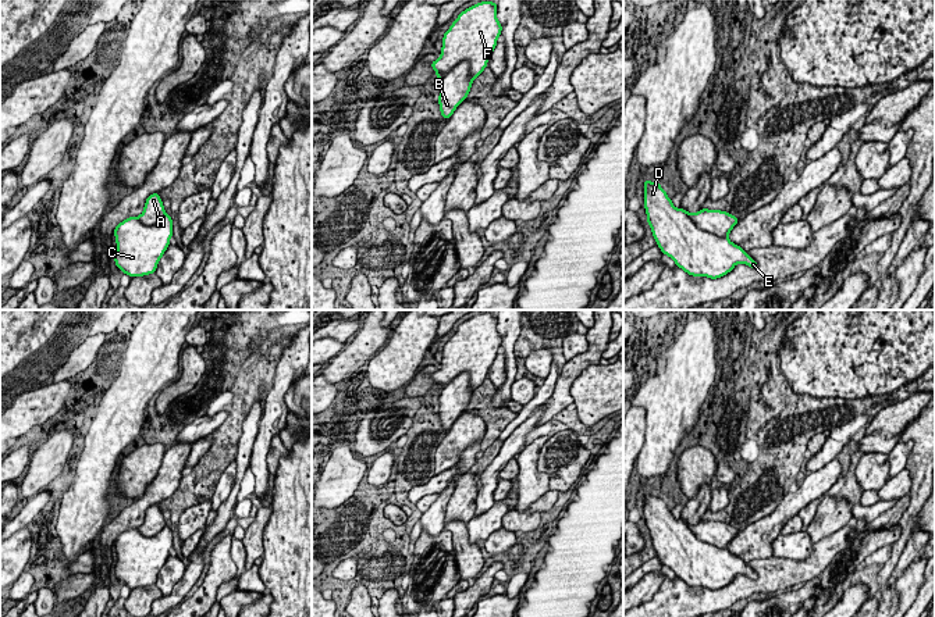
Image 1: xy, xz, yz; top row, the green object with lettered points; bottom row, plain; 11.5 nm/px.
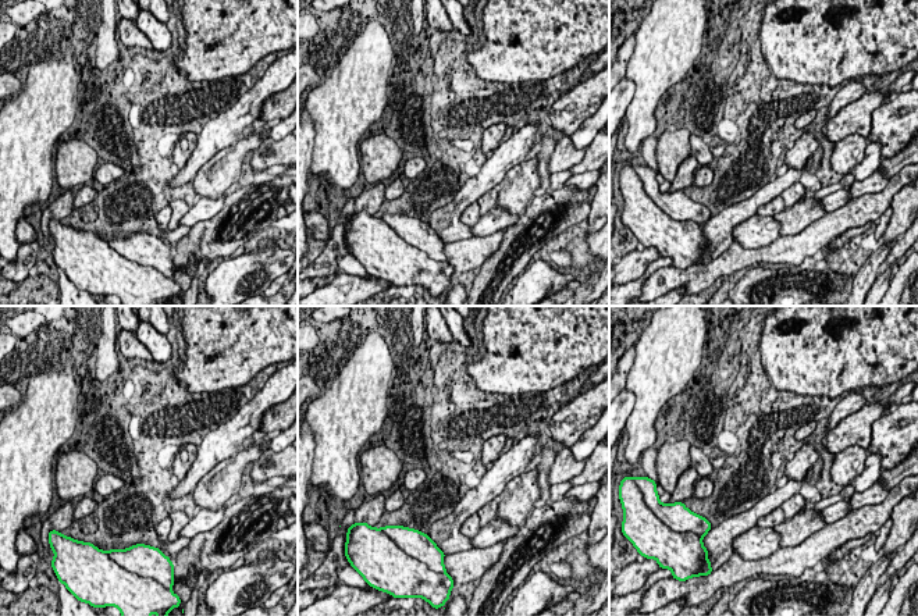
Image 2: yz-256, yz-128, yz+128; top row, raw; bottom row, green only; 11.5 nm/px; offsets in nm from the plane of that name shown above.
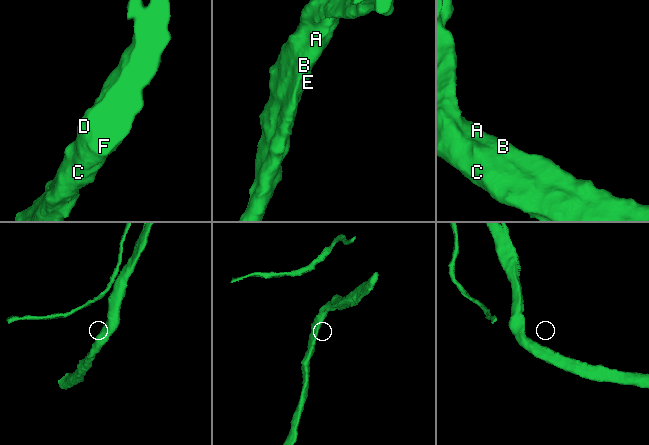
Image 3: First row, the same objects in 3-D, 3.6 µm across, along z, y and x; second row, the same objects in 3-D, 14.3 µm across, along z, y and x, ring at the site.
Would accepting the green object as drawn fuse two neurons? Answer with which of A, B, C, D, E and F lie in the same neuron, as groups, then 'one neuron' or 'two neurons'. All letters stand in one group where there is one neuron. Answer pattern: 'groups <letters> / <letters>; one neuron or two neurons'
groups A B C D E F; one neuron

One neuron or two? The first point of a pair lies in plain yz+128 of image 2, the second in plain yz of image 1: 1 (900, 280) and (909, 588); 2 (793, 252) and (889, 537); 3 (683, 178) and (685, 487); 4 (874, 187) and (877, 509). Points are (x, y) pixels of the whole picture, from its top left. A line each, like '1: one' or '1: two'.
1: two
2: two
3: two
4: two

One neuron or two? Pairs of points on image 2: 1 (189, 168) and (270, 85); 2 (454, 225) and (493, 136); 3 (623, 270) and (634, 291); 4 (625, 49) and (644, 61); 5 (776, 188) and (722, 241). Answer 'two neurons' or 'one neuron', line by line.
1: one neuron
2: two neurons
3: two neurons
4: two neurons
5: one neuron

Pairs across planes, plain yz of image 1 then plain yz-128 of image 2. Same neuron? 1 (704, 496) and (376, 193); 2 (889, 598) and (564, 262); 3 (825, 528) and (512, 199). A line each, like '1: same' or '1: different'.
1: same
2: same
3: same

